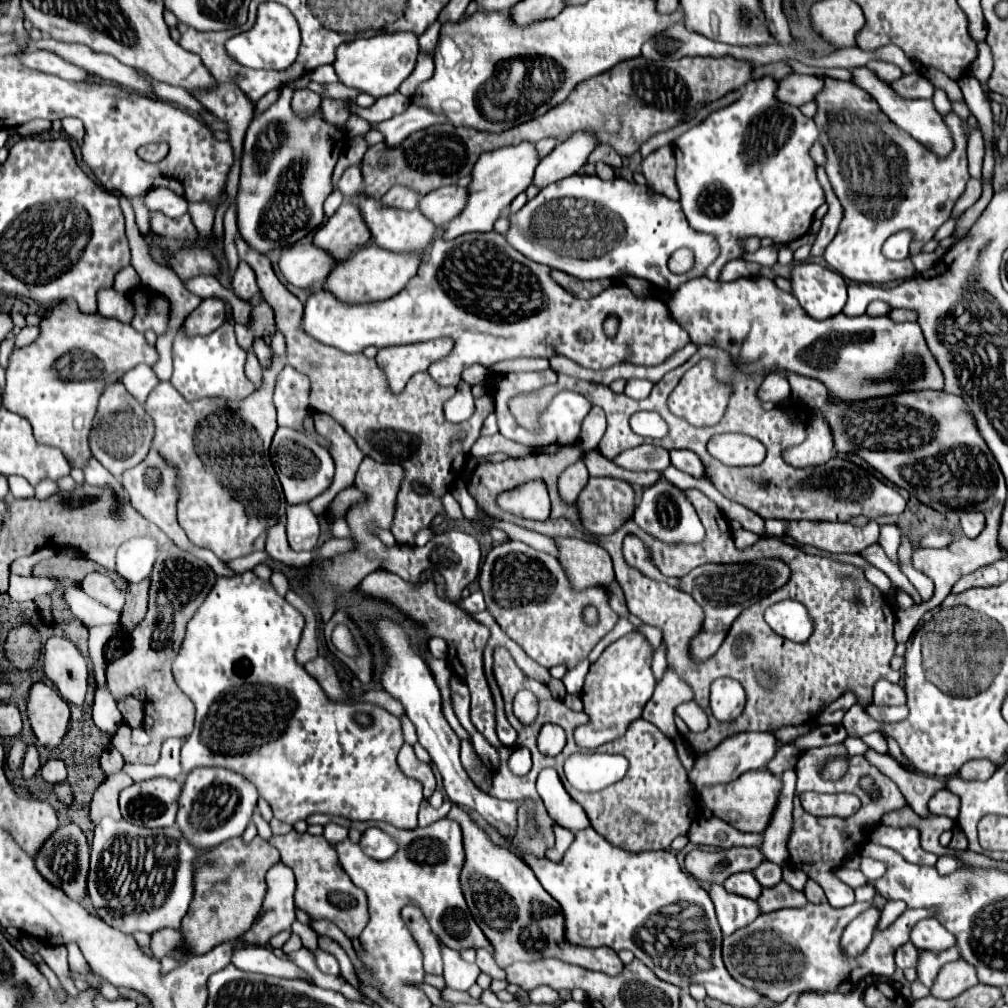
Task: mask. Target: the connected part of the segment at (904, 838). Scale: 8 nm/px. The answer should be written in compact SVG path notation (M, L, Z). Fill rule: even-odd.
M879 825L871 833L871 841L877 841L879 845L895 849L901 857L905 857L911 863L921 863L921 865L935 865L937 855L927 853L919 845L919 831L913 827L907 829L893 829Z

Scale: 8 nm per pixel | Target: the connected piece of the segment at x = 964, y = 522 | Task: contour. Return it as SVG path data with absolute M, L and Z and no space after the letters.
M981 511L961 513L961 527L963 527L963 533L967 537L975 539L985 529L985 515Z

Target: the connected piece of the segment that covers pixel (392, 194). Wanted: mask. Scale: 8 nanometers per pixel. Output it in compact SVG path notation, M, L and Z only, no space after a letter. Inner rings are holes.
M395 185L381 197L381 205L389 205L393 209L413 211L413 209L417 209L417 203L419 203L419 195L407 187L401 187L401 185Z

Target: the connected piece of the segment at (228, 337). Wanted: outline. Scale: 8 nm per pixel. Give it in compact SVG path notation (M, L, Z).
M224 322L213 333L206 336L185 337L179 329L172 345L173 374L171 385L185 397L185 401L197 401L205 397L221 397L225 401L243 401L255 385L245 377L245 351L237 347L234 324Z

